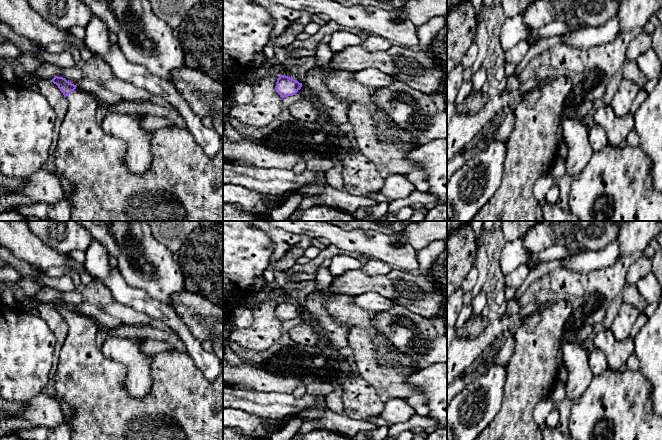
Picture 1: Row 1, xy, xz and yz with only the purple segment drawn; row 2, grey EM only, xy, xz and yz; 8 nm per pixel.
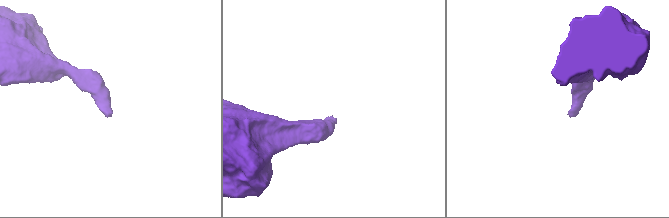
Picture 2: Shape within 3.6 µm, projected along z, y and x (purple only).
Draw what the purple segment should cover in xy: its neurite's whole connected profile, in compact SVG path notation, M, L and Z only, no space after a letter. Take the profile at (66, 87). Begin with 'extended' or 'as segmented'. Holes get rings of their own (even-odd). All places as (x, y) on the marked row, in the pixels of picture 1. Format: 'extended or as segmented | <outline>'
extended | M55 76L52 82L68 101L54 153L54 167L73 186L71 193L64 193L71 206L70 221L223 221L223 148L210 157L186 127L171 124L151 131L151 165L144 174L134 174L123 162L126 144L106 134L96 120L100 101L63 77Z

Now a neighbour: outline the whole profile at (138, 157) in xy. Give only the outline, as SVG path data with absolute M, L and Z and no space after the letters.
M114 112L106 113L101 126L106 134L126 144L125 167L134 174L144 174L153 159L151 131L143 128L134 115Z

